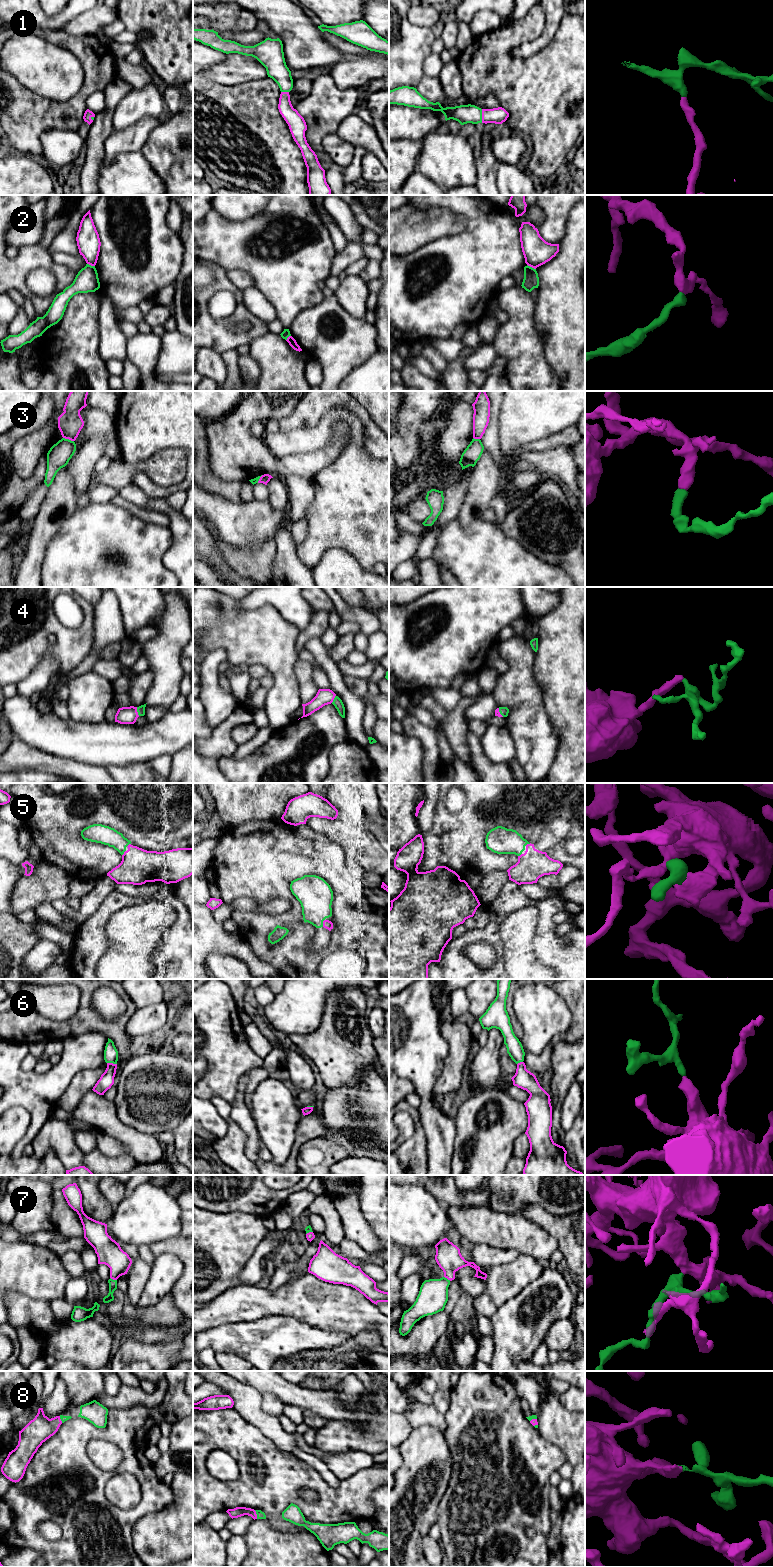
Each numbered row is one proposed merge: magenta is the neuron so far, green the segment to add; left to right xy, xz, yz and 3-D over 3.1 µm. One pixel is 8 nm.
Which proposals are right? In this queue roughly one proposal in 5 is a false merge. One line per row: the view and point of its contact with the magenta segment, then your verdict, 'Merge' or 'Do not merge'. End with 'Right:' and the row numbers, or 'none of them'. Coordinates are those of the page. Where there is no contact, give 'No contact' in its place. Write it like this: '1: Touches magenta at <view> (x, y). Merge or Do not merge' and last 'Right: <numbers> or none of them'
1: Touches magenta at yz (482, 116). Merge
2: Touches magenta at yz (531, 266). Do not merge
3: Touches magenta at xy (68, 438). Do not merge
4: Touches magenta at xy (136, 711). Merge
5: Touches magenta at xz (323, 923). Merge
6: Touches magenta at xy (112, 1063). Merge
7: Touches magenta at xy (113, 1279). Merge
8: Touches magenta at xz (256, 1514). Merge
Right: 1, 4, 5, 6, 7, 8

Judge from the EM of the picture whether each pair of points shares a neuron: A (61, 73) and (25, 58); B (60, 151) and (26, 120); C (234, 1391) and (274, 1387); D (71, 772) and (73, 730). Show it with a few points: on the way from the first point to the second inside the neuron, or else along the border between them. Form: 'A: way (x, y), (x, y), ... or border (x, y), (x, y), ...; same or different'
A: way (52, 71), (34, 62); same
B: border (65, 129), (47, 129), (41, 135), (42, 158); different
C: border (239, 1381), (253, 1386), (261, 1392); different
D: border (49, 753), (95, 765); different

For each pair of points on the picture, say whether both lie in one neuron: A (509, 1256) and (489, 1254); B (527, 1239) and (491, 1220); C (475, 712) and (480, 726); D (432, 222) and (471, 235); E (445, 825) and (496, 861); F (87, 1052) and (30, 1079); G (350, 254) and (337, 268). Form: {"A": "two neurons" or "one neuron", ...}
{"A": "one neuron", "B": "one neuron", "C": "two neurons", "D": "two neurons", "E": "one neuron", "F": "one neuron", "G": "one neuron"}

